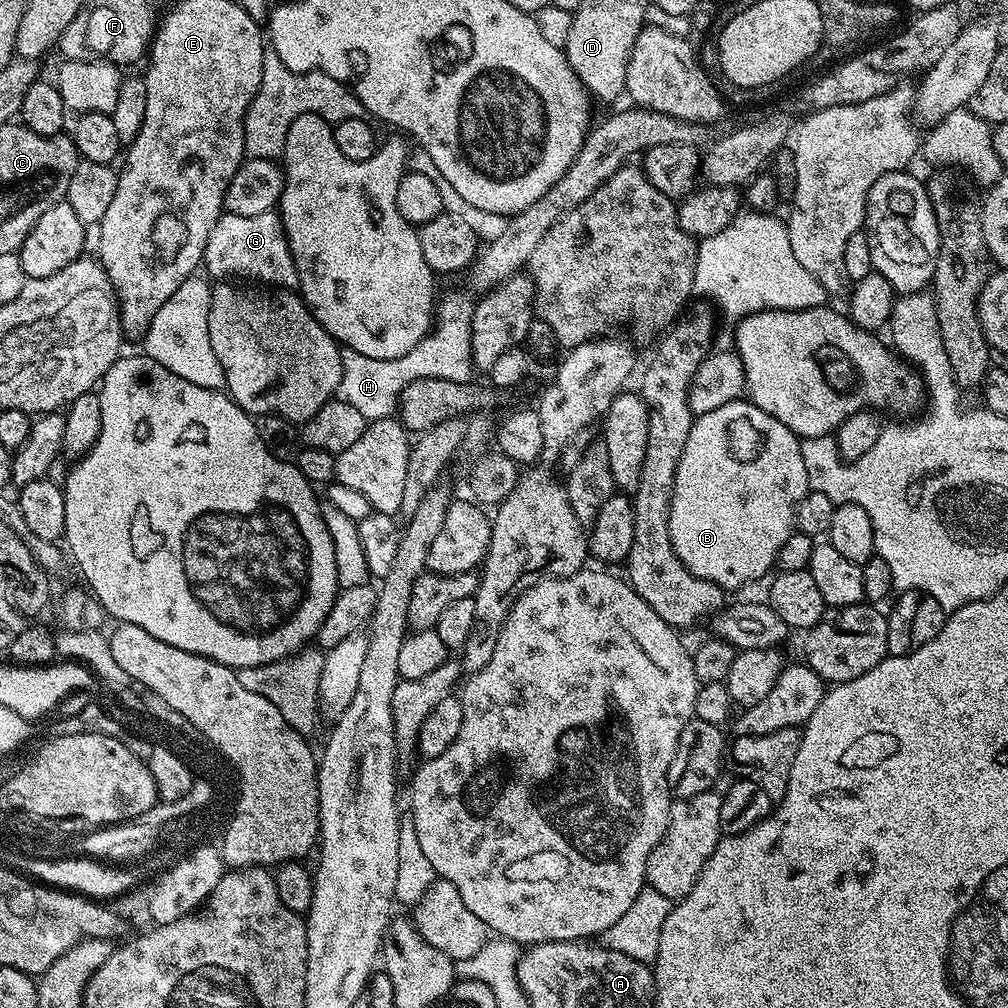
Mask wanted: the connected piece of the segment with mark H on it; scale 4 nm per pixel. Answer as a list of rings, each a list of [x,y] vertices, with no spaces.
[[[466,288],[462,292],[454,290],[445,297],[443,295],[434,314],[432,331],[397,360],[367,358],[351,350],[345,351],[341,355],[342,382],[339,383],[337,399],[353,406],[365,420],[371,422],[391,417],[397,409],[401,392],[414,381],[444,378],[447,381],[469,383],[474,373],[471,322],[475,303],[475,295]]]

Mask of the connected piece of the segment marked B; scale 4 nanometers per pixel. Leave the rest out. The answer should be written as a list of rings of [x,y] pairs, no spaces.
[[[747,398],[726,402],[726,406],[693,419],[686,450],[678,462],[670,506],[670,542],[690,574],[731,590],[773,571],[782,542],[794,530],[796,503],[810,490],[800,442],[801,437]]]

